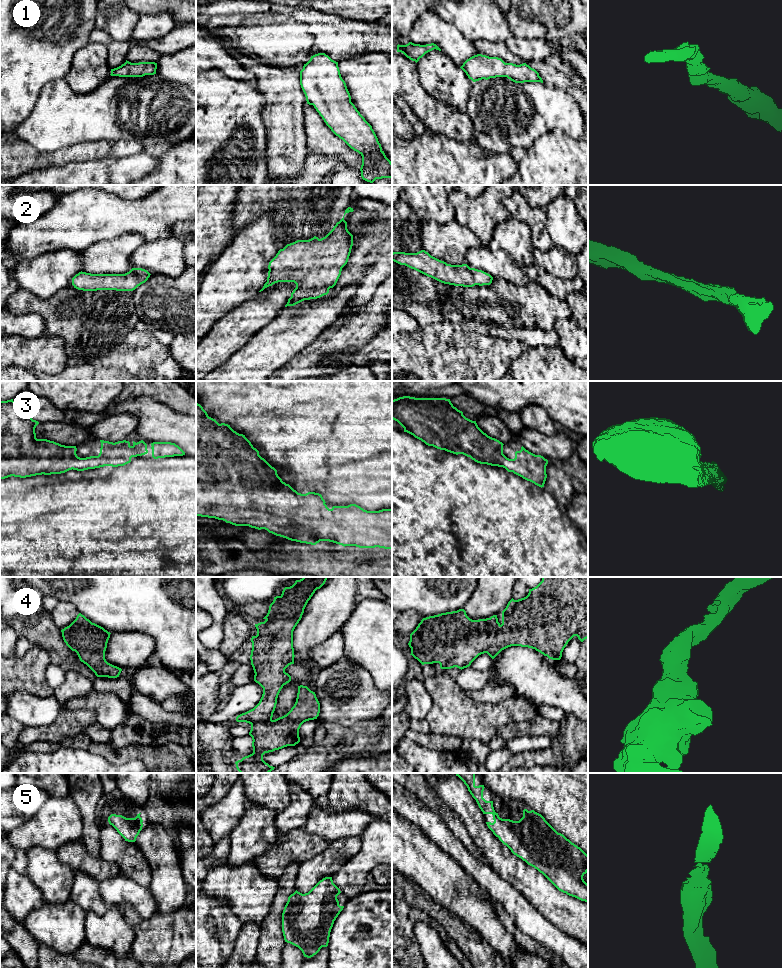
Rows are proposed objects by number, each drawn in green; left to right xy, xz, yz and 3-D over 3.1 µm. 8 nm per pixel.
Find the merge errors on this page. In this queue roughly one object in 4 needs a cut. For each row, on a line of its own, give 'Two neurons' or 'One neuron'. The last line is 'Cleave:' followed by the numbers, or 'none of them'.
1: One neuron
2: One neuron
3: One neuron
4: One neuron
5: One neuron
Cleave: none of them

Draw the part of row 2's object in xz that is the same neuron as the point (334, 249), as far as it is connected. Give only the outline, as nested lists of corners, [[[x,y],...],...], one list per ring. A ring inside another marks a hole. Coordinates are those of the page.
[[[348,207],[344,216],[353,211]],[[344,216],[325,237],[297,240],[280,249],[269,262],[267,282],[259,292],[278,282],[294,282],[296,288],[285,307],[327,295],[336,285],[353,246]]]

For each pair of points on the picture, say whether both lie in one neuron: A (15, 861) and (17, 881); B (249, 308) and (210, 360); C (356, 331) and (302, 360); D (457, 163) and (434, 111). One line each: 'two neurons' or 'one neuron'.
A: two neurons
B: one neuron
C: one neuron
D: two neurons

